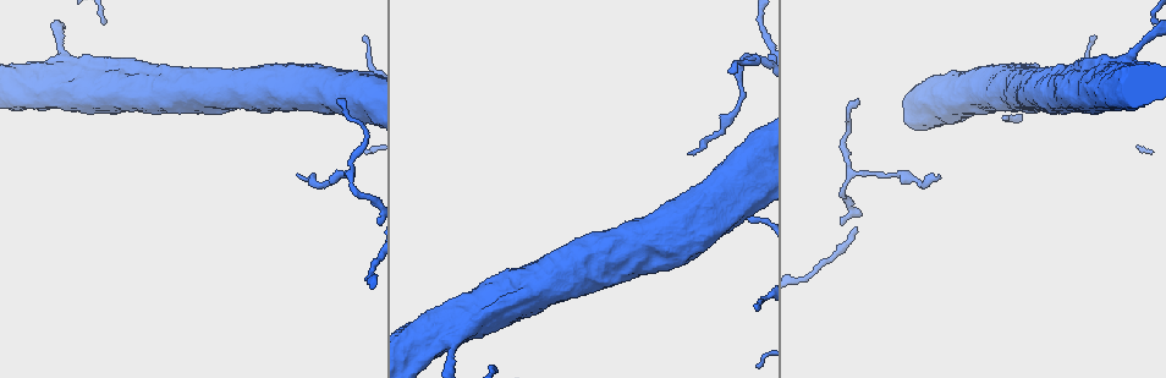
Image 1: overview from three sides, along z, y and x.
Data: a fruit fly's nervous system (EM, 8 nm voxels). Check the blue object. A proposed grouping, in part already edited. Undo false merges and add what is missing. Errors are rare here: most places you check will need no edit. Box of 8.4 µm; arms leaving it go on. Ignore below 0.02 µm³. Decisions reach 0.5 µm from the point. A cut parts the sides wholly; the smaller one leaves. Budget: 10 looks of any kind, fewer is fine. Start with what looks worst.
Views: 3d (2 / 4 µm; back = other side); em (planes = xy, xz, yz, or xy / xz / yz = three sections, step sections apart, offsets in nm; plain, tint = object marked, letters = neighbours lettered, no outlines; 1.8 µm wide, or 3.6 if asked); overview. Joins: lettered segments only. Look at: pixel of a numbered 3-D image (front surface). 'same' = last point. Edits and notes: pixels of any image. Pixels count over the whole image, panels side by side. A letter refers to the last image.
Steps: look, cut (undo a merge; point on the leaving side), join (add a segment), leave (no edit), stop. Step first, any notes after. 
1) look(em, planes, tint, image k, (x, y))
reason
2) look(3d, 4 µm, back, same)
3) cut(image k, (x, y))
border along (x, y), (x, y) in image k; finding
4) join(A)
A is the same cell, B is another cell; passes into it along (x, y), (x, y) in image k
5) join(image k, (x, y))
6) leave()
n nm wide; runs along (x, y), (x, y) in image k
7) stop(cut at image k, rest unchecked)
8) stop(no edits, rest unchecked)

look(3d, 4 µm, image 1, (689, 154))
thin end

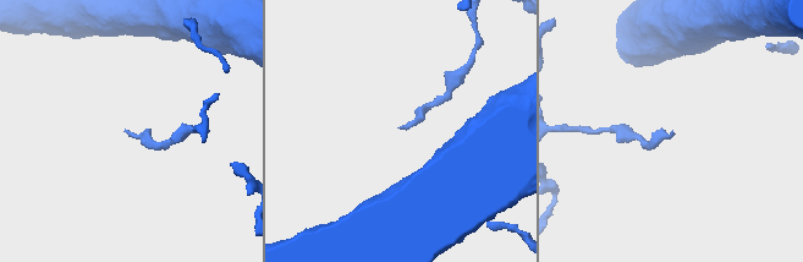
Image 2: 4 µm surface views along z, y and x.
look(em, planes, letters, image 2, (673, 133))

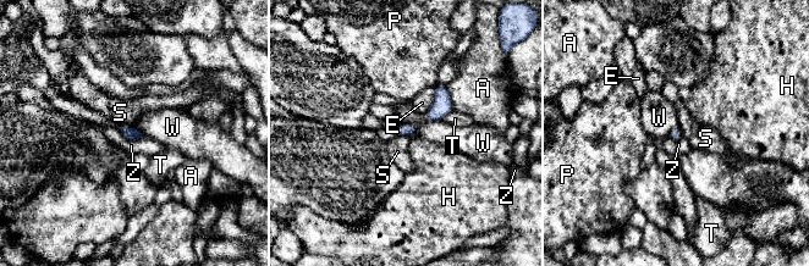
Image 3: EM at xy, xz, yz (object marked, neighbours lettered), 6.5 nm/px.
leave()
A, E, H, P, S, T, W and Z are other cells; border along (117, 126), (133, 128) in image 3; no lettered segment goes on from it

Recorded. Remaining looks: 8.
look(em, xz, step 4, letters, image 1, (857, 100))
tapers out

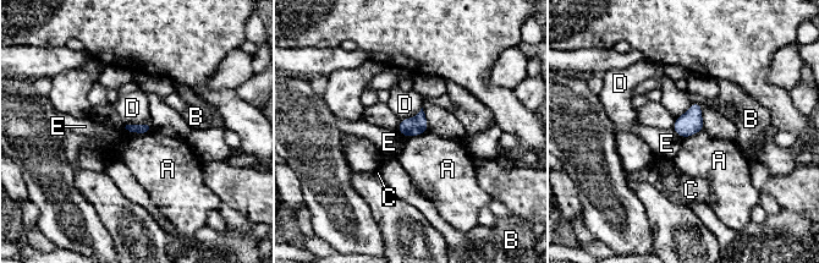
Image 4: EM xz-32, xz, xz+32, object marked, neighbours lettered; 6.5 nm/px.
leave()
60 nm wide; A, B, C, D and E are other cells; border along (150, 121), (126, 125) in image 4; none of them fits

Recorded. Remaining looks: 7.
look(3d, 4 µm, image 1, (847, 181))
sharp bend

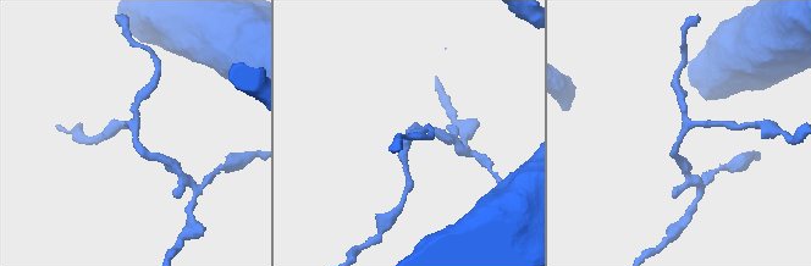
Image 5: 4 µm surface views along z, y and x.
look(em, xz, step 4, tint, image 5, (136, 138))

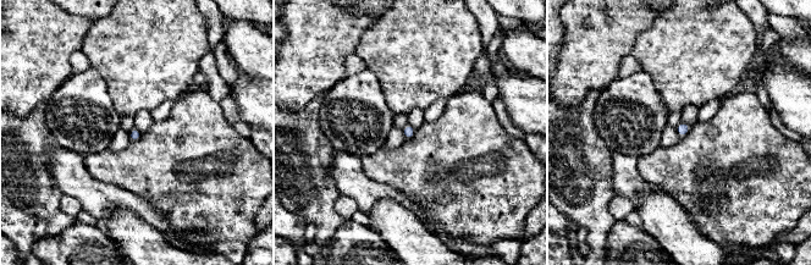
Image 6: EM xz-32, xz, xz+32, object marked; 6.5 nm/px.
look(em, planes, letters, same)
cut it another way

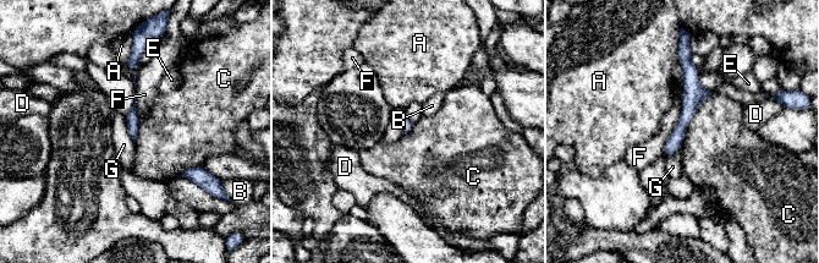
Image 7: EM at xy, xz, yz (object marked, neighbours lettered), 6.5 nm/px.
leave()
A, B, C, D, E, F and G are other cells; runs along (688, 55), (690, 107), (669, 153) in image 7; all the same cell

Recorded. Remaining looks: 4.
look(3d, 4 µm, image 1, (452, 334))
calibre changes

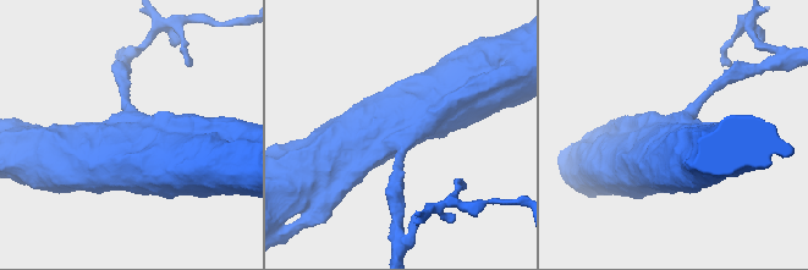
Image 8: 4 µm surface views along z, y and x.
look(em, 3.6 µm, yz, step 4, letters, image 8, (402, 131))
now the EM

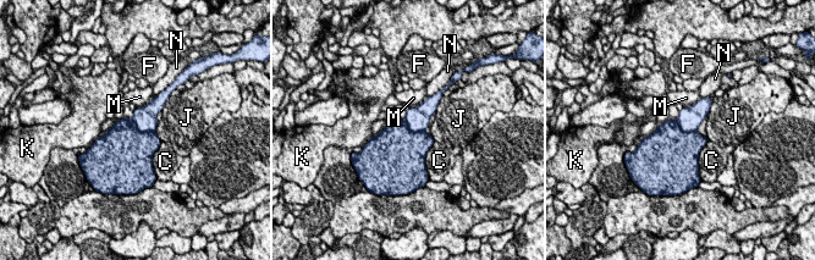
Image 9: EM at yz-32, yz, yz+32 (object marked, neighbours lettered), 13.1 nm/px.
leave()
600 nm wide; C, F, J, K, M and N are other cells; border along (700, 97), (706, 98) in image 9; continuous, no second cell

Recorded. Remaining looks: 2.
stop(no edits, rest unchecked)

